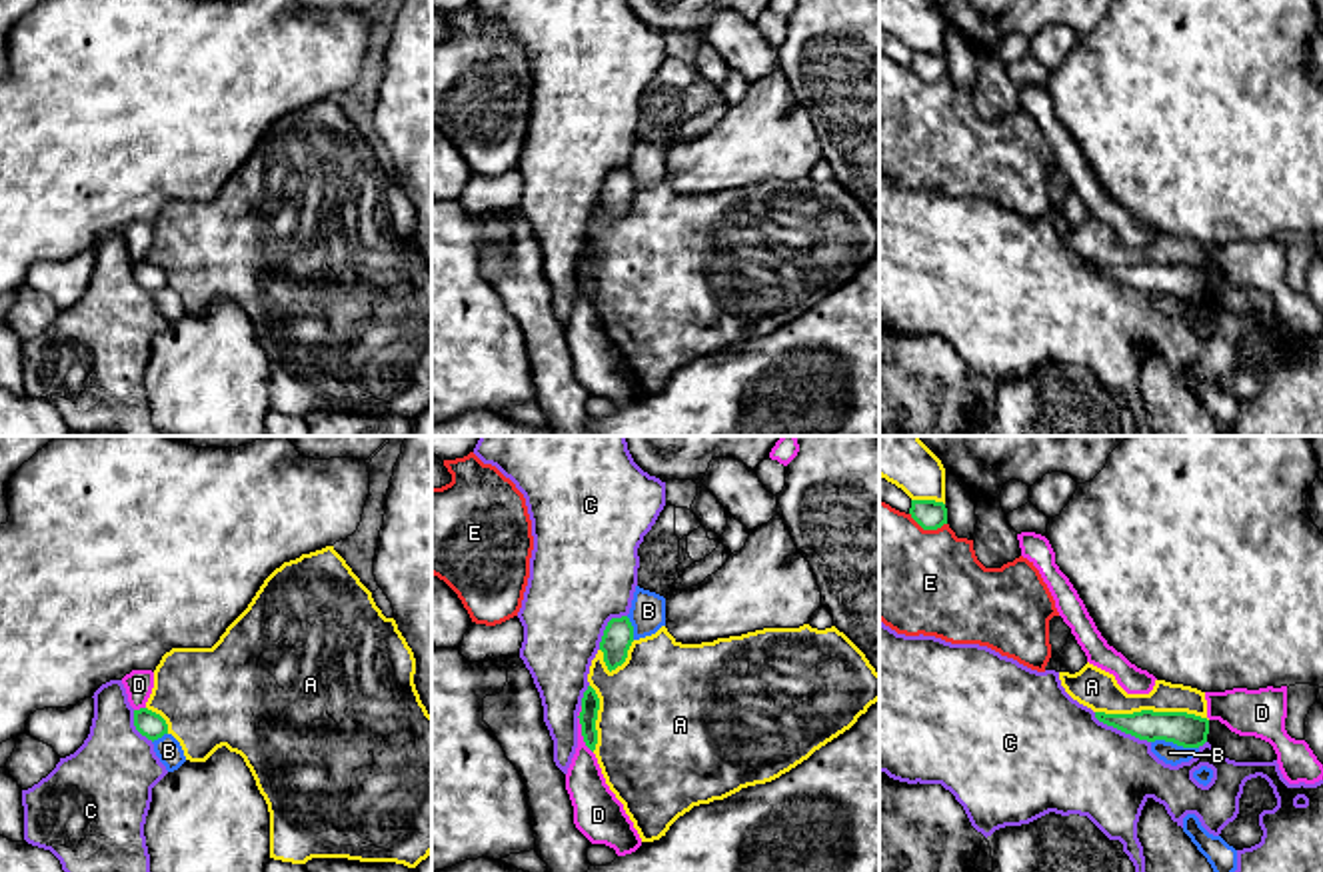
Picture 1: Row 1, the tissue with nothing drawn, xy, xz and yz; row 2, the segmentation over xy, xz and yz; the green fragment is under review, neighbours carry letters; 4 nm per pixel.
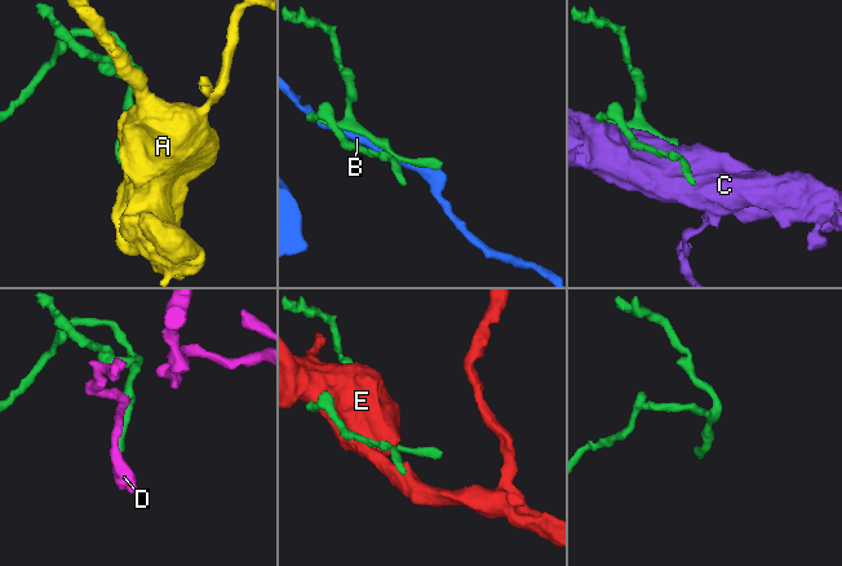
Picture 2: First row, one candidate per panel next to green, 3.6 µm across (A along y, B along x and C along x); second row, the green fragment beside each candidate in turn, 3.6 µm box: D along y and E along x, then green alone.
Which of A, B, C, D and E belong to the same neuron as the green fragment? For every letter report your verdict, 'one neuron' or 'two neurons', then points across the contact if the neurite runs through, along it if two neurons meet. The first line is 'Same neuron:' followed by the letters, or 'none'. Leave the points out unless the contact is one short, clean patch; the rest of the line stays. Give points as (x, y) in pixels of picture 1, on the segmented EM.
Same neuron: none
A: two neurons
B: two neurons
C: two neurons
D: two neurons; border xz (580, 706), (580, 734), (592, 752)
E: two neurons

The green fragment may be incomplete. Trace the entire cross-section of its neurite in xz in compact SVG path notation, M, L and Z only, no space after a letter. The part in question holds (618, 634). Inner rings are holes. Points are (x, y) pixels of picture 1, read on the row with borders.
M628 616L612 618L604 630L600 650L608 670L616 670L628 658L628 650L634 642L634 626Z

